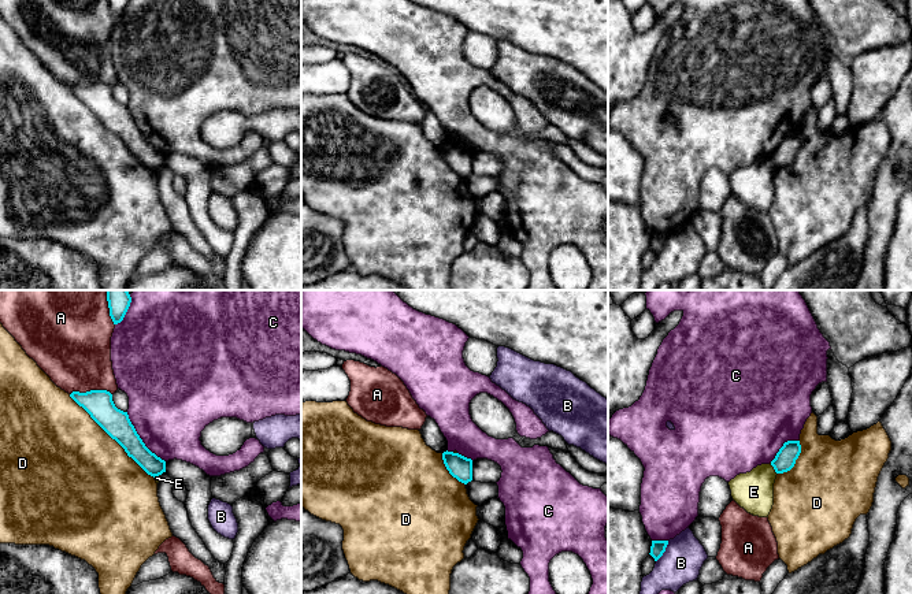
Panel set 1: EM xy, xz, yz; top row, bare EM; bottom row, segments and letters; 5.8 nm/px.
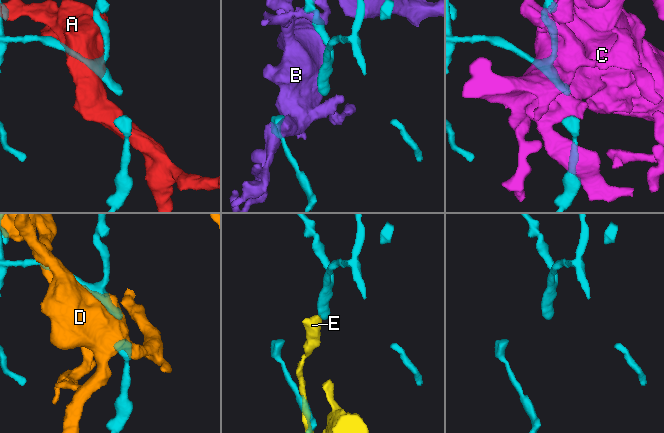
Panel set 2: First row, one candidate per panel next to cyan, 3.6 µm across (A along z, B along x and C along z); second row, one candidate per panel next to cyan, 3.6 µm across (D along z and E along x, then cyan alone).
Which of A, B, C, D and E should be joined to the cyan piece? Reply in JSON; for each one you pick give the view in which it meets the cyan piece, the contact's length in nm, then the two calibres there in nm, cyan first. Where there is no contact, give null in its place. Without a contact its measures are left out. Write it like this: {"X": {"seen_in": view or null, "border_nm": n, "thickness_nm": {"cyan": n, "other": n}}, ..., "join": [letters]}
{"join": []}

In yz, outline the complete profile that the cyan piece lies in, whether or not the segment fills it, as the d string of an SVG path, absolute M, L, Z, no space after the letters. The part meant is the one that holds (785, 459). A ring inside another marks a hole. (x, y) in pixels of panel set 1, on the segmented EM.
M787 441L783 443L775 459L771 461L771 465L774 467L776 474L787 472L794 467L800 453L800 441Z

